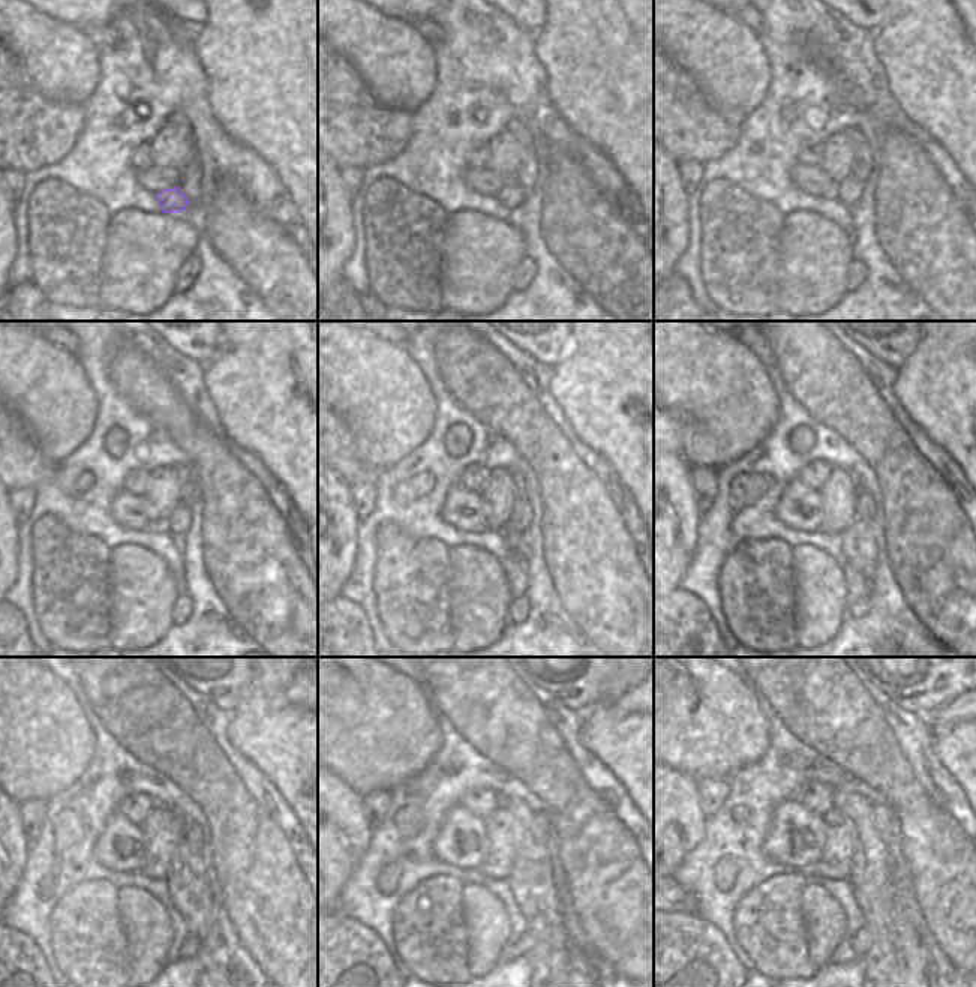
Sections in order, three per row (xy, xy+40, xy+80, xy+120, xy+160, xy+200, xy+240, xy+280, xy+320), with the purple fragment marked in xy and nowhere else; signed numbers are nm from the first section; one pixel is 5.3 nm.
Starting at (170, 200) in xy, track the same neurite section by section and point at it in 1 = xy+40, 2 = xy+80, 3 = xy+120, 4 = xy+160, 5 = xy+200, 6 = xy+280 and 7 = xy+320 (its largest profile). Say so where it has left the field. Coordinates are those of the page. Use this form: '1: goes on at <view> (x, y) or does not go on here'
1: goes on at xy+40 (510, 195)
2: goes on at xy+80 (849, 191)
3: goes on at xy+120 (179, 522)
4: goes on at xy+160 (520, 518)
5: goes on at xy+200 (864, 507)
6: goes on at xy+280 (541, 825)
7: goes on at xy+320 (885, 819)

